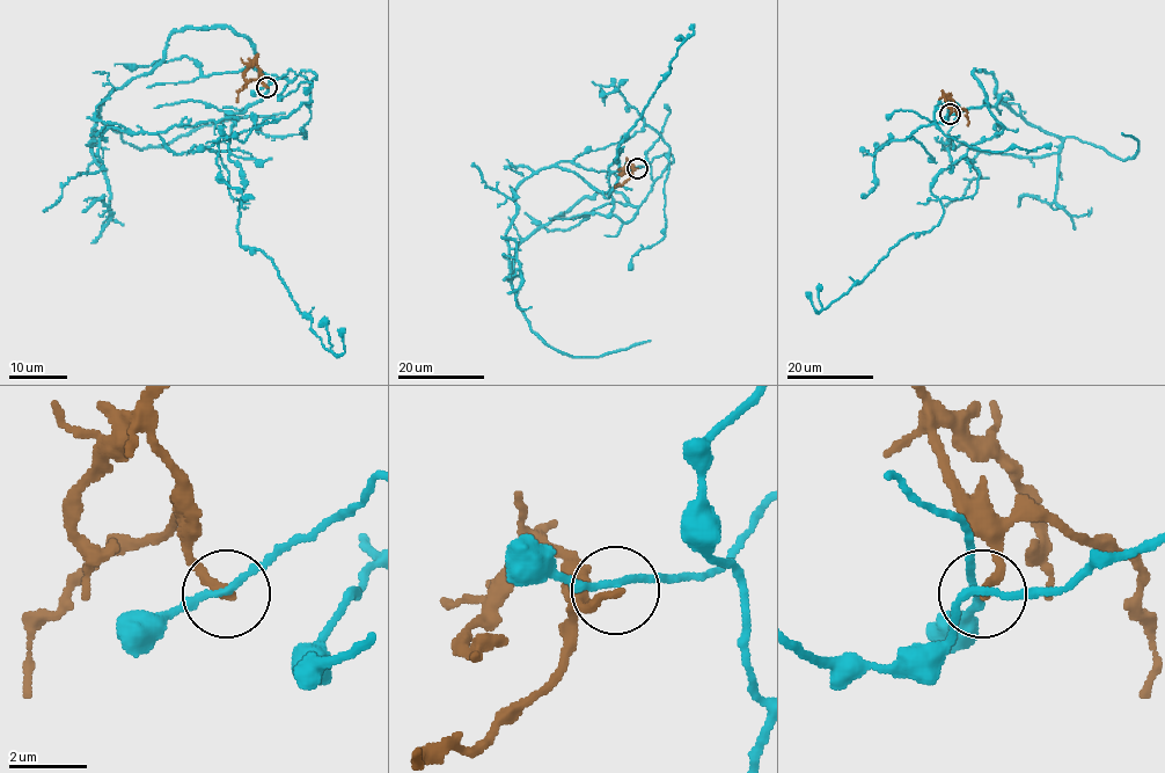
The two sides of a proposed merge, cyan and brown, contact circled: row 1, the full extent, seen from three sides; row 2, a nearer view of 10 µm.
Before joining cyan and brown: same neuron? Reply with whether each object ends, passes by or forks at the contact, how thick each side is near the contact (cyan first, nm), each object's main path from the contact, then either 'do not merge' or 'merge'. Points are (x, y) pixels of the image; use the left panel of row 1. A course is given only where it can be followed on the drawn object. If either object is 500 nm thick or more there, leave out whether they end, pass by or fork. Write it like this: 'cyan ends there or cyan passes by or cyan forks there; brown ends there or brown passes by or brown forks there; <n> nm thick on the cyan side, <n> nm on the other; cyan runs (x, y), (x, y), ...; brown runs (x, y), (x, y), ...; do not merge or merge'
cyan passes by; brown ends there; 160 nm thick on the cyan side, 240 nm on the other; cyan runs (266, 87), (291, 70), (317, 77), (261, 74), (244, 37), (182, 27), (97, 118), (139, 148), (285, 112); brown runs (266, 87), (254, 63), (244, 73), (244, 87); do not merge

